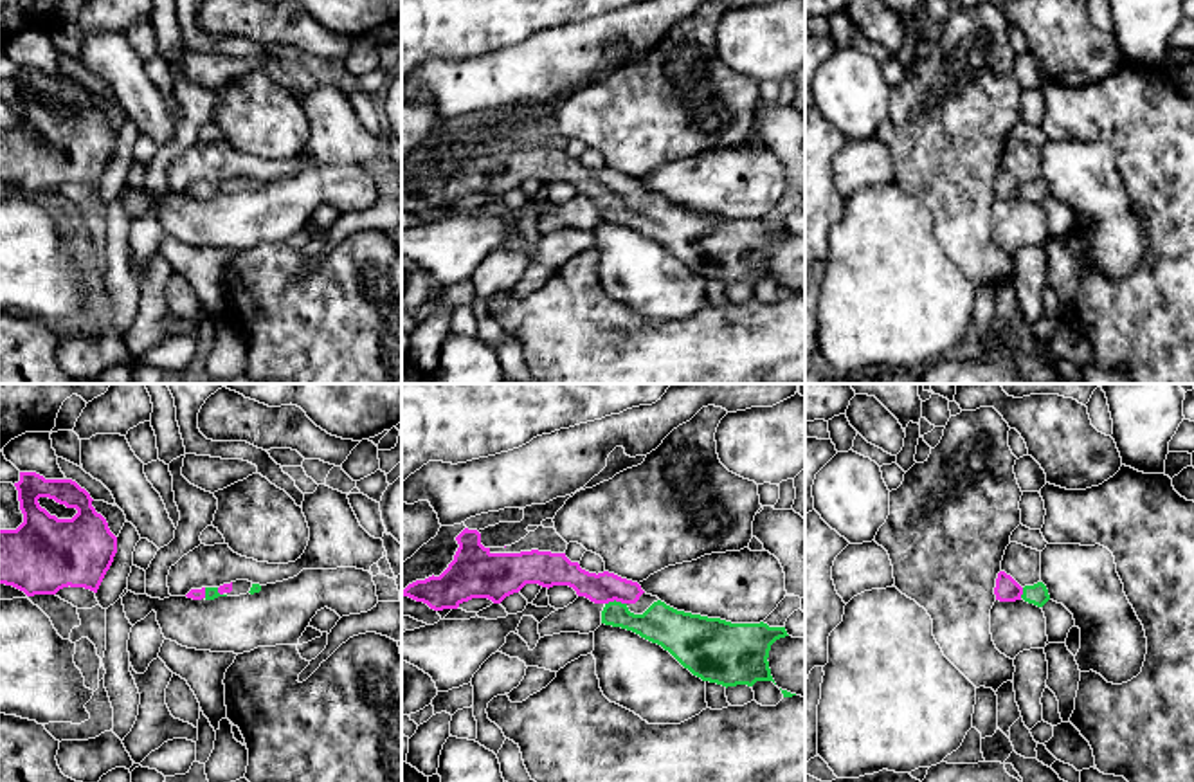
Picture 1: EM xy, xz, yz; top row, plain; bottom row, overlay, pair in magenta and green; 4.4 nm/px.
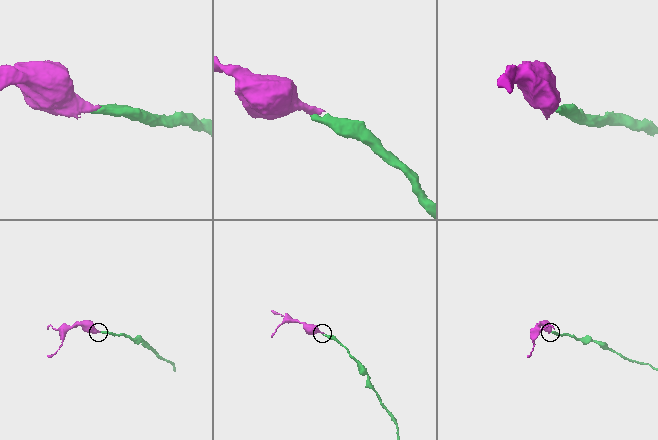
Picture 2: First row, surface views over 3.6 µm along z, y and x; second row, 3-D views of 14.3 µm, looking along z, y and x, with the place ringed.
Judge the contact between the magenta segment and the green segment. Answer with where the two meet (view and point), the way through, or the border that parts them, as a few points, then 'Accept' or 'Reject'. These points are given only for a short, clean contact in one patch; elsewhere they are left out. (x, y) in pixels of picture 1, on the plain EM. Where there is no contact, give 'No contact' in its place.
Touches magenta at xz (615, 195). Path across: xz (602, 184), (615, 195), (633, 218), (660, 220). Accept

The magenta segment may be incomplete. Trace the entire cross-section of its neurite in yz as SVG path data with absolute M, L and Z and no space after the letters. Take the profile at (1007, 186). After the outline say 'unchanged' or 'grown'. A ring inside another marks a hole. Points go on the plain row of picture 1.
M1005 168L998 169L994 191L1000 198L1016 198L1023 195L1025 198L1034 200L1037 204L1043 204L1050 196L1048 186L1043 178L1021 184Z; grown

